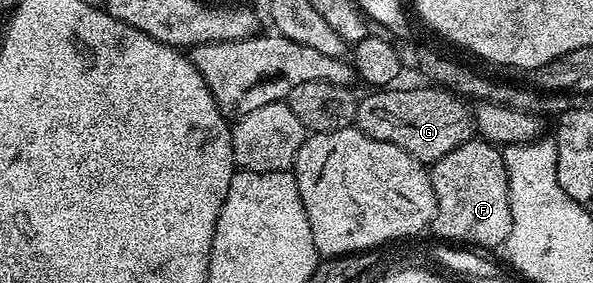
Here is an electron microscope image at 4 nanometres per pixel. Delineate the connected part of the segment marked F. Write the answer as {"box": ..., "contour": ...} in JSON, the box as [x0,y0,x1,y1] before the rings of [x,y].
{"box":[429,138,511,250],"contour":[[[484,138],[471,139],[435,161],[429,177],[435,198],[439,198],[442,205],[436,225],[445,242],[460,242],[481,250],[500,249],[504,245],[511,234],[511,206],[505,157],[498,145]]]}

